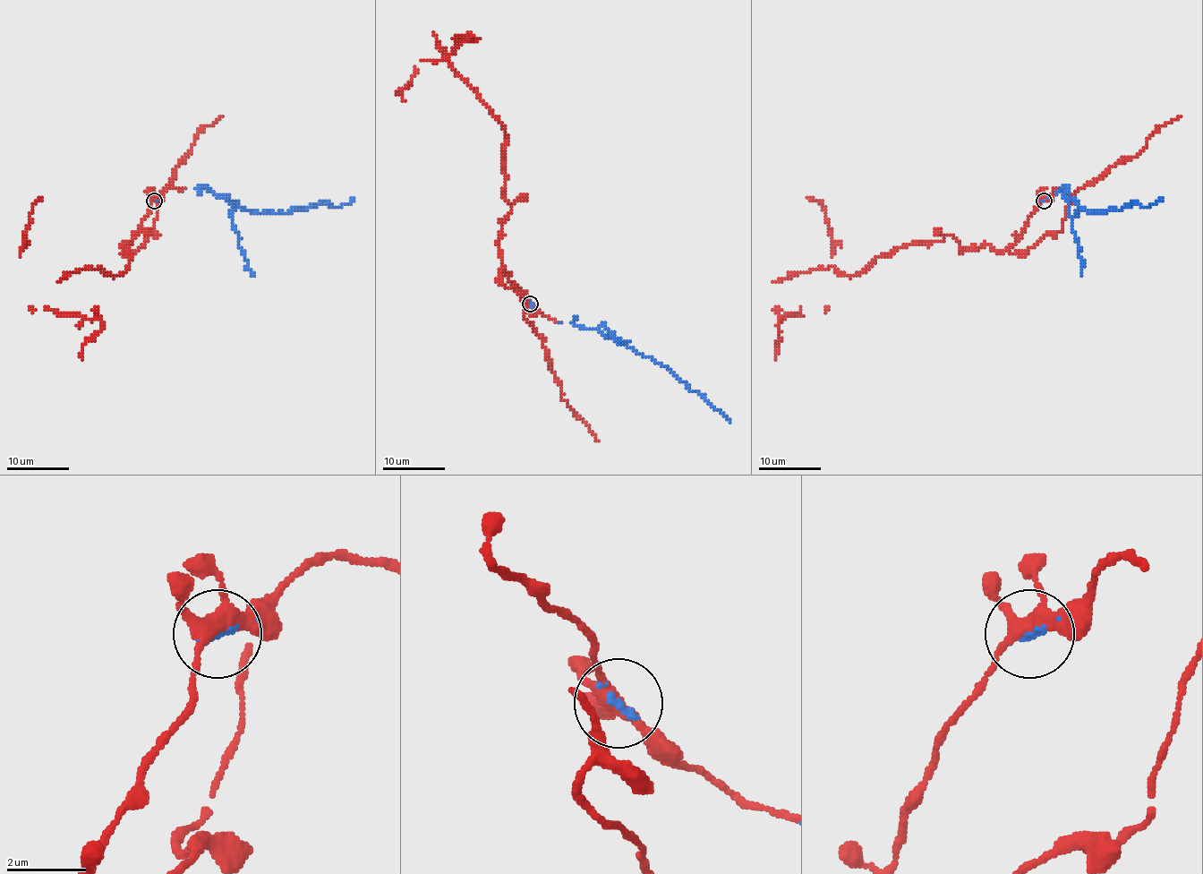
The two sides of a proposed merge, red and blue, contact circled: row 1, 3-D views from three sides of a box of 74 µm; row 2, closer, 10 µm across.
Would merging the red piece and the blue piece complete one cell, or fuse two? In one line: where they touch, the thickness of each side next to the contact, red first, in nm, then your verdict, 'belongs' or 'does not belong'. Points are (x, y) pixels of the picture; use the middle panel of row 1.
(530, 304) | 360/120 nm | belongs

